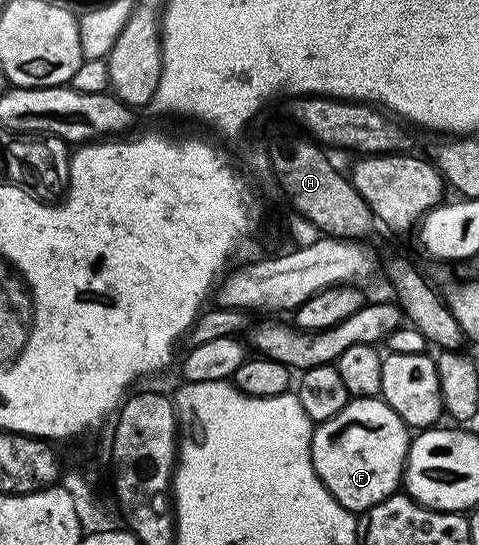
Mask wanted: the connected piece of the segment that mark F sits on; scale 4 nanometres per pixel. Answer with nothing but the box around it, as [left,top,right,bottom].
[310,396,411,515]

